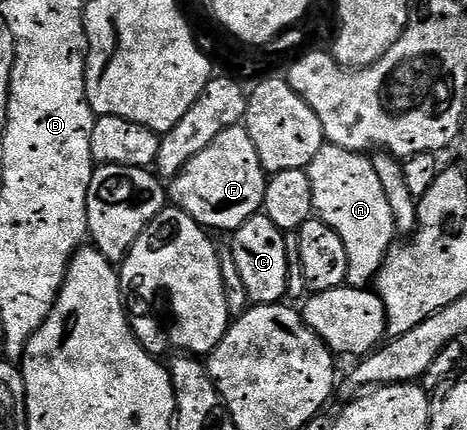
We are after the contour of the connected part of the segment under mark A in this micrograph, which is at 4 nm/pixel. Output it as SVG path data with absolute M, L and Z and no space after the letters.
M326 145L315 153L308 165L313 209L316 218L322 219L335 233L339 233L339 241L343 241L343 249L347 249L347 277L345 283L351 287L368 288L377 278L377 271L383 265L389 248L394 246L397 226L391 217L391 205L387 205L387 196L383 194L383 185L375 174L372 158L359 151L348 151L342 147Z

